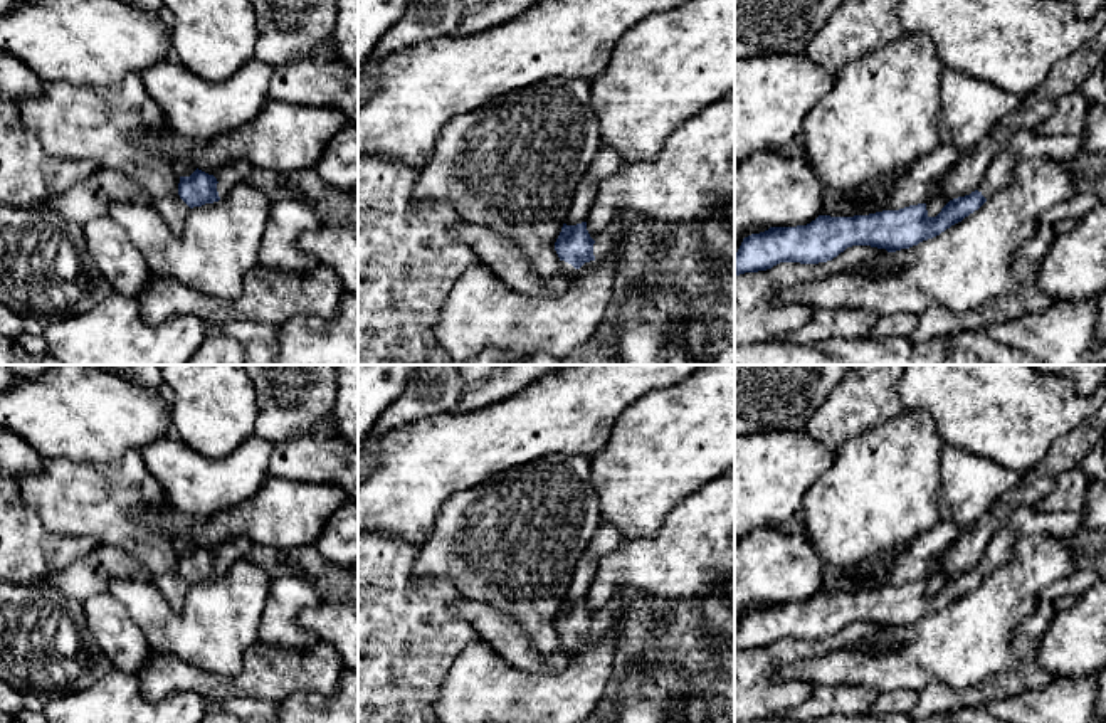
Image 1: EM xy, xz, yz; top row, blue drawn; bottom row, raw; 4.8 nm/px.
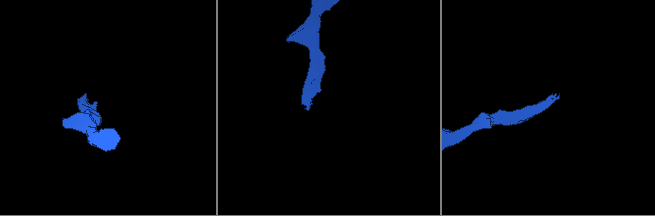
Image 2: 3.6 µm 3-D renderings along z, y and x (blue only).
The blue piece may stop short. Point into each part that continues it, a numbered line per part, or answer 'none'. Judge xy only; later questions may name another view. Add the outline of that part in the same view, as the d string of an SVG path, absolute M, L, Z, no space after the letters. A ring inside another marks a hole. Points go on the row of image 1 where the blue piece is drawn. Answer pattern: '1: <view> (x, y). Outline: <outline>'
1: xy (236, 172). Outline: M247 161L229 163L225 168L219 172L219 183L217 183L219 197L220 198L227 197L235 185L247 182L250 173L252 165Z

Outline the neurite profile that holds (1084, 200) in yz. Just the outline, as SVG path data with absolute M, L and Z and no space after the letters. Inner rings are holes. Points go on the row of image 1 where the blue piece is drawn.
M1082 188L1072 198L1047 208L1040 215L1040 222L1077 222L1079 219L1086 217L1091 210L1094 210L1099 203L1101 198L1098 193L1089 188Z

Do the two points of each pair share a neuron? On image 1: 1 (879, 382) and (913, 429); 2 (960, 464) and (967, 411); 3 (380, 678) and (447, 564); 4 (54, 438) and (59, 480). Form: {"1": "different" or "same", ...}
{"1": "different", "2": "different", "3": "different", "4": "different"}

